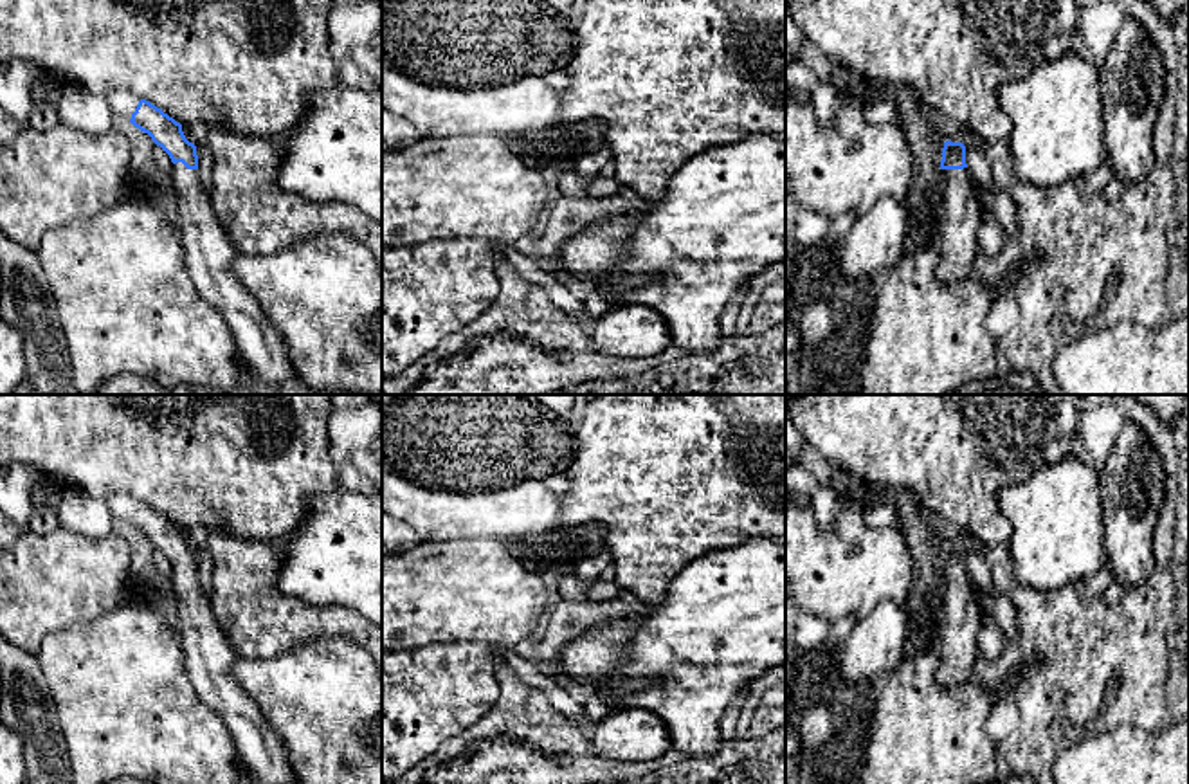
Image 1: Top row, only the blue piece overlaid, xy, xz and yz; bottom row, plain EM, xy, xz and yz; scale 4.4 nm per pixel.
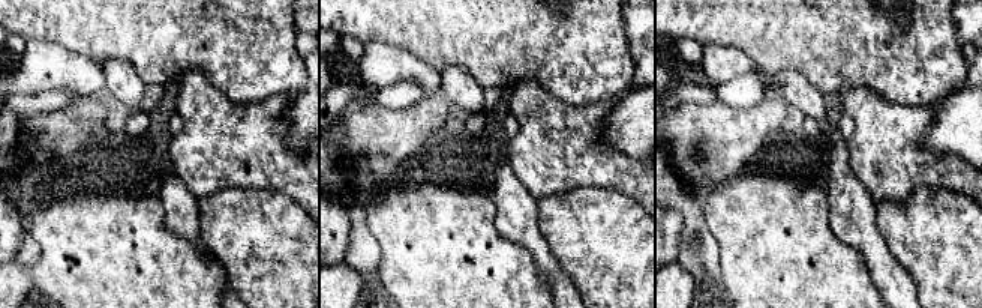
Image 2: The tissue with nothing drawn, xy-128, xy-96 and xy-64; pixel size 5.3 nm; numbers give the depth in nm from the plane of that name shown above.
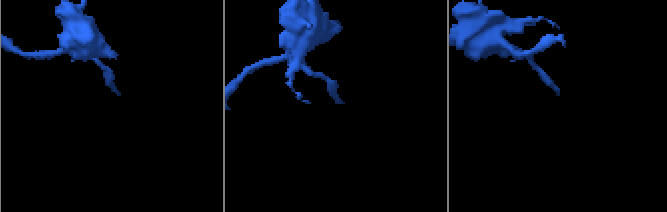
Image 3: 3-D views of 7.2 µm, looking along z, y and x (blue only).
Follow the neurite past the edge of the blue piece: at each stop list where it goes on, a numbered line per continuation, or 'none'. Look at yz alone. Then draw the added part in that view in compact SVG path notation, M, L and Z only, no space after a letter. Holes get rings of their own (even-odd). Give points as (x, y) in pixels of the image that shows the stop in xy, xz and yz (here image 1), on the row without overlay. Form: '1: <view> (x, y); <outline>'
1: yz (953, 638); M967 571L942 573L942 577L944 600L935 627L928 631L926 649L939 658L937 681L951 688L976 676L982 607L973 595L975 584Z

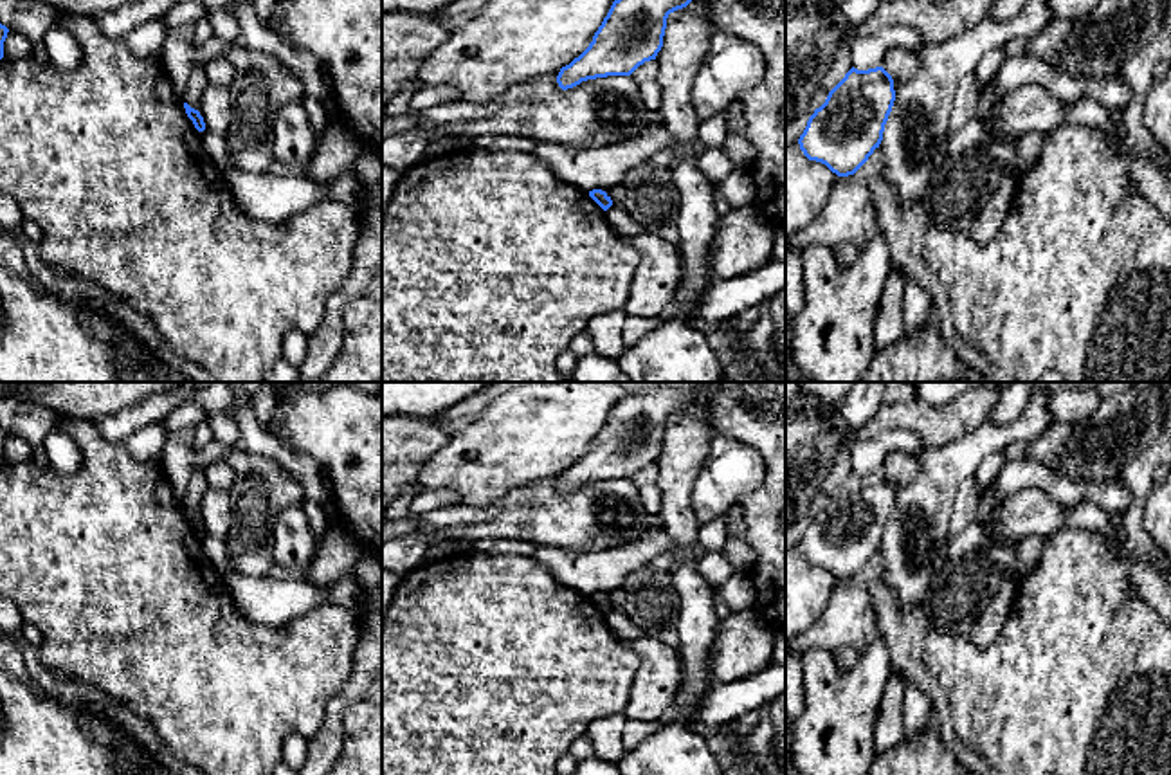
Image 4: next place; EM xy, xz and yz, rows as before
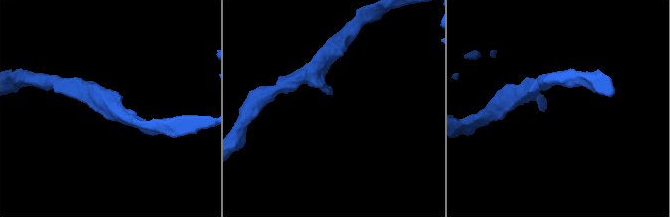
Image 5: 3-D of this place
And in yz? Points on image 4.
none

